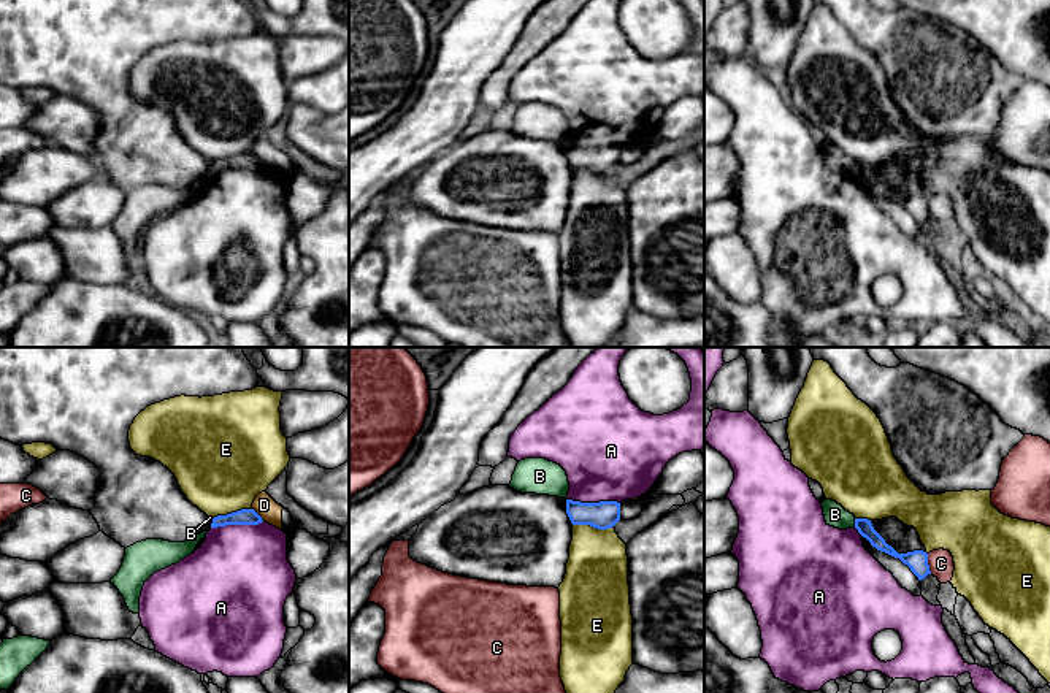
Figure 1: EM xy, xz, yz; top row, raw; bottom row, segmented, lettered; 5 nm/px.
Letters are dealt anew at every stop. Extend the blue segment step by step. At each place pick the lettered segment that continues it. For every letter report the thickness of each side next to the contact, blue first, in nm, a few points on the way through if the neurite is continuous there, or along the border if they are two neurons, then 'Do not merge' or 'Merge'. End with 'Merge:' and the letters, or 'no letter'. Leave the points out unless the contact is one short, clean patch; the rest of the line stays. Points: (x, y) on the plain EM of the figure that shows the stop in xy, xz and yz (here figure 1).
A: Thickness 140 nm (blue) against 440 nm. Boundary: xz (567, 143), (619, 148). Do not merge
B: Thickness 80 nm (blue) against 110 nm. Boundary: yz (854, 164), (855, 170). Do not merge
C: Thickness 110 nm (blue) against 130 nm. Boundary: yz (927, 199), (931, 218). Do not merge
D: Thickness 80 nm (blue) against 110 nm. Boundary: xy (252, 153), (264, 165). Do not merge
E: Thickness 140 nm (blue) against 320 nm. Boundary: xz (573, 168), (589, 168), (598, 173), (613, 172). Do not merge
Merge: no letter

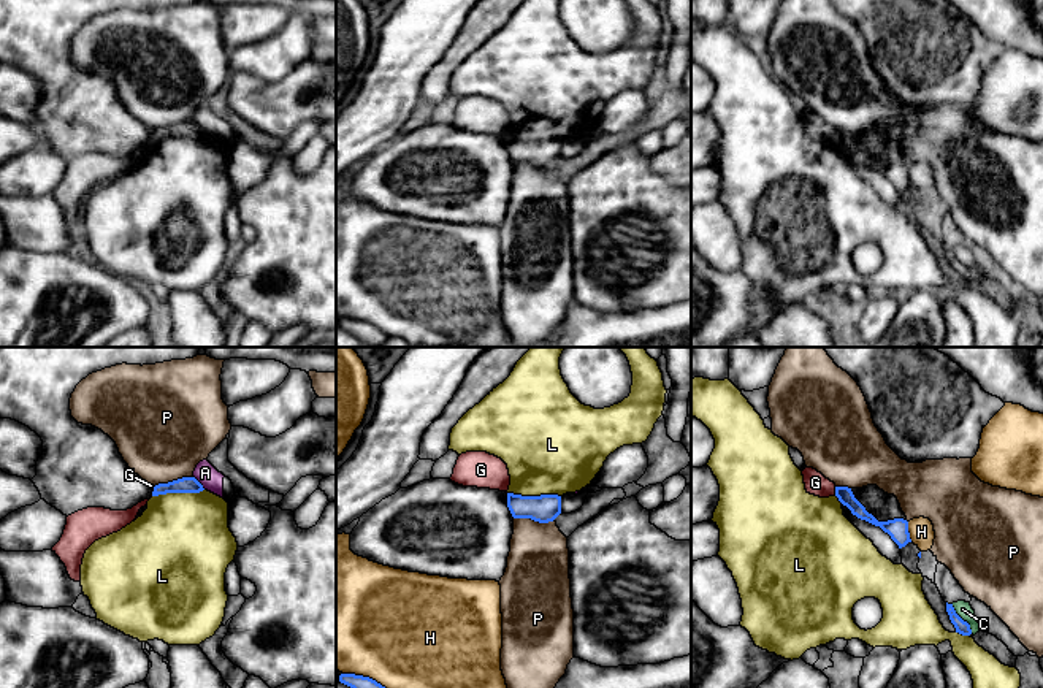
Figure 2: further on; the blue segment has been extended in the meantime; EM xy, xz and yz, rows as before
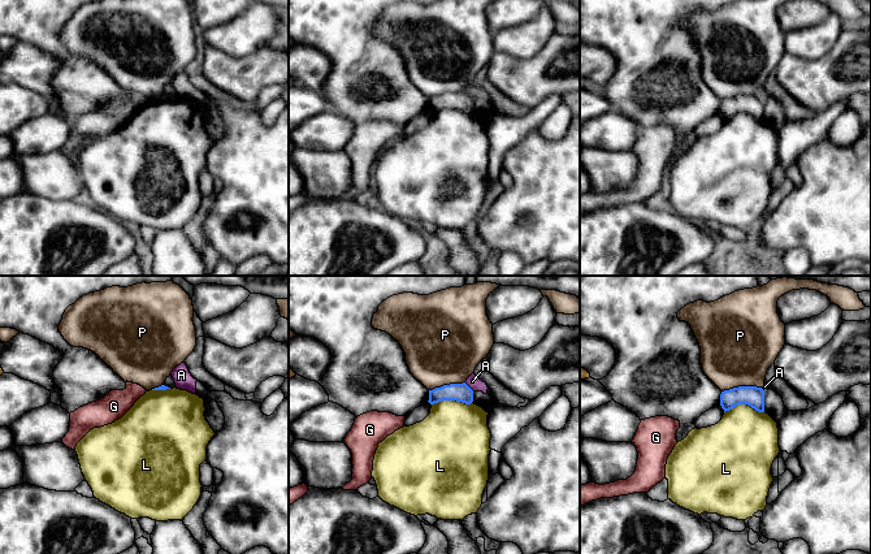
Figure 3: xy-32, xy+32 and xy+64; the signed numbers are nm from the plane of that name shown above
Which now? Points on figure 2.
A: Thickness 80 nm (blue) against 110 nm. Boundary: xy (194, 121), (205, 133). Do not merge
C: Thickness 70 nm (blue) against 80 nm. Boundary: yz (951, 249), (972, 278). Do not merge
G: Thickness 80 nm (blue) against 110 nm. Boundary: yz (834, 132), (836, 138). Do not merge
H: Thickness 110 nm (blue) against 130 nm. Do not merge
L: Thickness 140 nm (blue) against 440 nm. Boundary: xz (508, 137), (560, 141). Do not merge
P: Thickness 140 nm (blue) against 320 nm. Boundary: xz (514, 162), (530, 162), (539, 167), (553, 165). Do not merge
Merge: no letter

